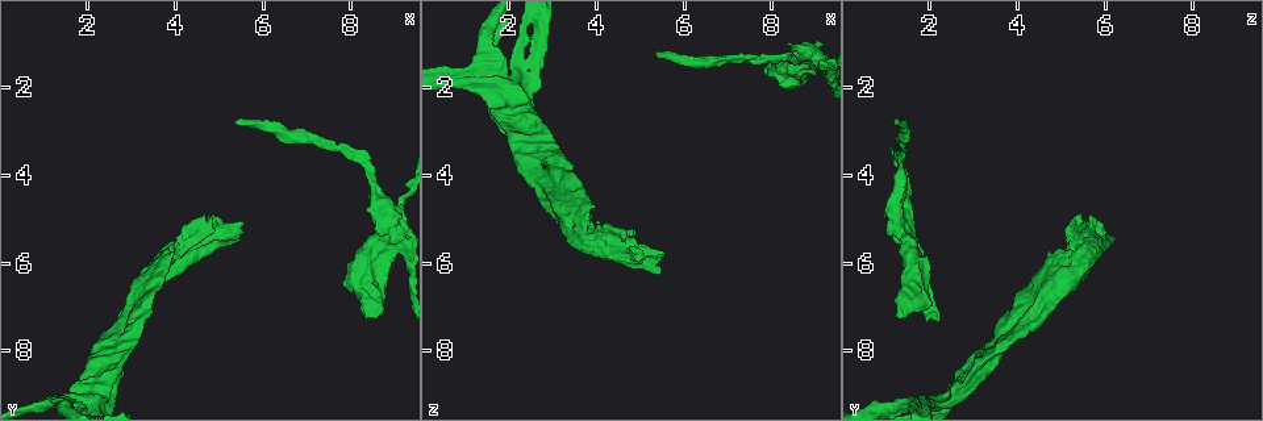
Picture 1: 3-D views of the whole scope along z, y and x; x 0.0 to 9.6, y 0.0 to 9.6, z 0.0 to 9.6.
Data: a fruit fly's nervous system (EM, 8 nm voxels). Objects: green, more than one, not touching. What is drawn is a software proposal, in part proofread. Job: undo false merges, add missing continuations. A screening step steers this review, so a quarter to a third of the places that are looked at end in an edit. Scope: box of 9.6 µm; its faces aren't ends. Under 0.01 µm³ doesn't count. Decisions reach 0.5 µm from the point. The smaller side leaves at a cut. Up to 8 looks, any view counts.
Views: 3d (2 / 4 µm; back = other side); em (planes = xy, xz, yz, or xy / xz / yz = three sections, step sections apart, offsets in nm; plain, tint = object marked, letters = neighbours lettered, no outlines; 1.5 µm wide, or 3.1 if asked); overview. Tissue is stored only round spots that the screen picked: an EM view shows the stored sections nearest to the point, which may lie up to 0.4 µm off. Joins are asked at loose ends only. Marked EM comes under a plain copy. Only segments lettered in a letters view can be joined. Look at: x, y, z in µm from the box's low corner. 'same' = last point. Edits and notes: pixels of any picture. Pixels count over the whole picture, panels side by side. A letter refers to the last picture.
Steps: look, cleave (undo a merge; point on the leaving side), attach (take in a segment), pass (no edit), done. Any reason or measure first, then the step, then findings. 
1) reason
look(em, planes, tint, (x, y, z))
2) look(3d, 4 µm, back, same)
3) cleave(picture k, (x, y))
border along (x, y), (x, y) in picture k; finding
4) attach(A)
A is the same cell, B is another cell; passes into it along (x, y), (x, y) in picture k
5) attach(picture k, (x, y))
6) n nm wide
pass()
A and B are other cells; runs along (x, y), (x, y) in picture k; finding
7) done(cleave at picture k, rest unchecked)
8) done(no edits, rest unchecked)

stops while still wide
look(em, planes, letters, (5.40, 5.45, 6.25))

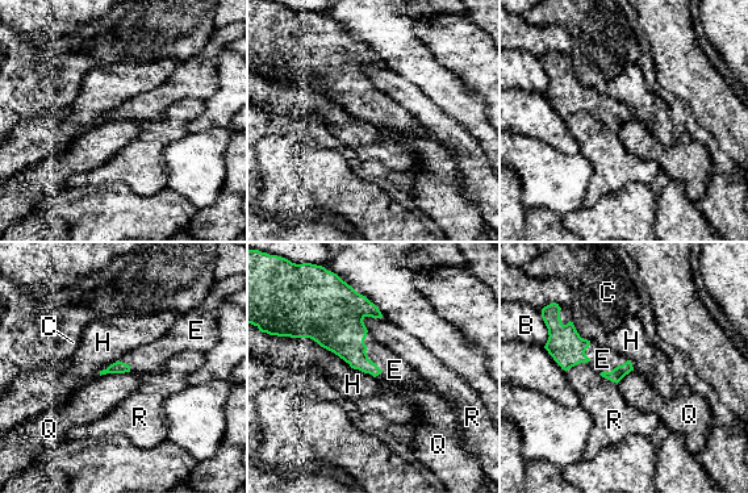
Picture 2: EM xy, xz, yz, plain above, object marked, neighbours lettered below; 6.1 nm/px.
attach(picture 2, (395, 370))
E is the same cell, B, C, H, Q and R are other cells; passes into it along (338, 326), (367, 355), (395, 370) in picture 2; the cell continues

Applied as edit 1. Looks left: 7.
calibre changes
look(em, planes, letters, (9.10, 4.55, 1.45))

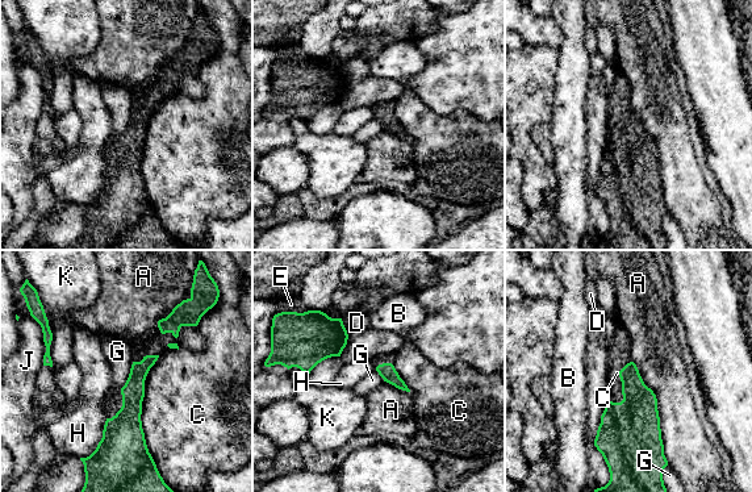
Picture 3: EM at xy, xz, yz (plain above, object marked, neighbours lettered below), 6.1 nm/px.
C touches over 650 nm
pass()
A, B, C, D, E, G, H, J and K are other cells; one cell here

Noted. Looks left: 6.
sudden change in width
look(3d, 4 µm, (7.05, 3.05, 1.30))

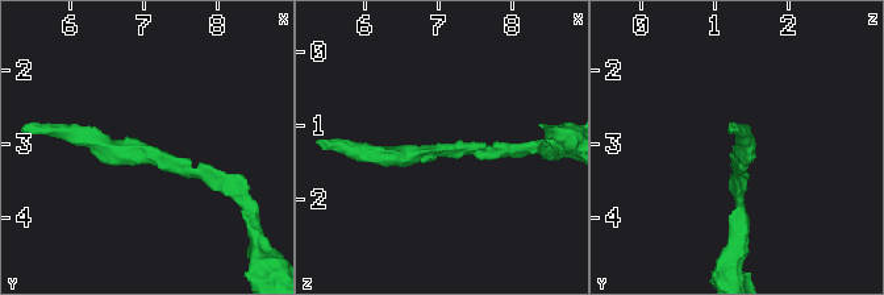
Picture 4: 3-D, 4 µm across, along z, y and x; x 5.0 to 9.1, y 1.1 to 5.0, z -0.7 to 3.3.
look(em, planes, letters, (7.05, 3.10, 1.35))

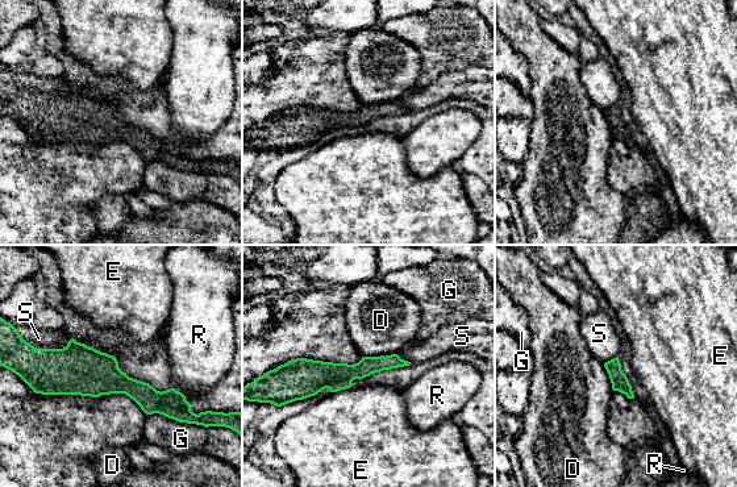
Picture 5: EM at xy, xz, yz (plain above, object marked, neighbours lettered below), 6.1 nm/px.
G touches over 280 nm
pass()
D, E, G, R and S are other cells; runs along (37, 365), (186, 407) in picture 5; all the same cell

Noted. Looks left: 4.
done(attach at picture 2, rest unchecked)

